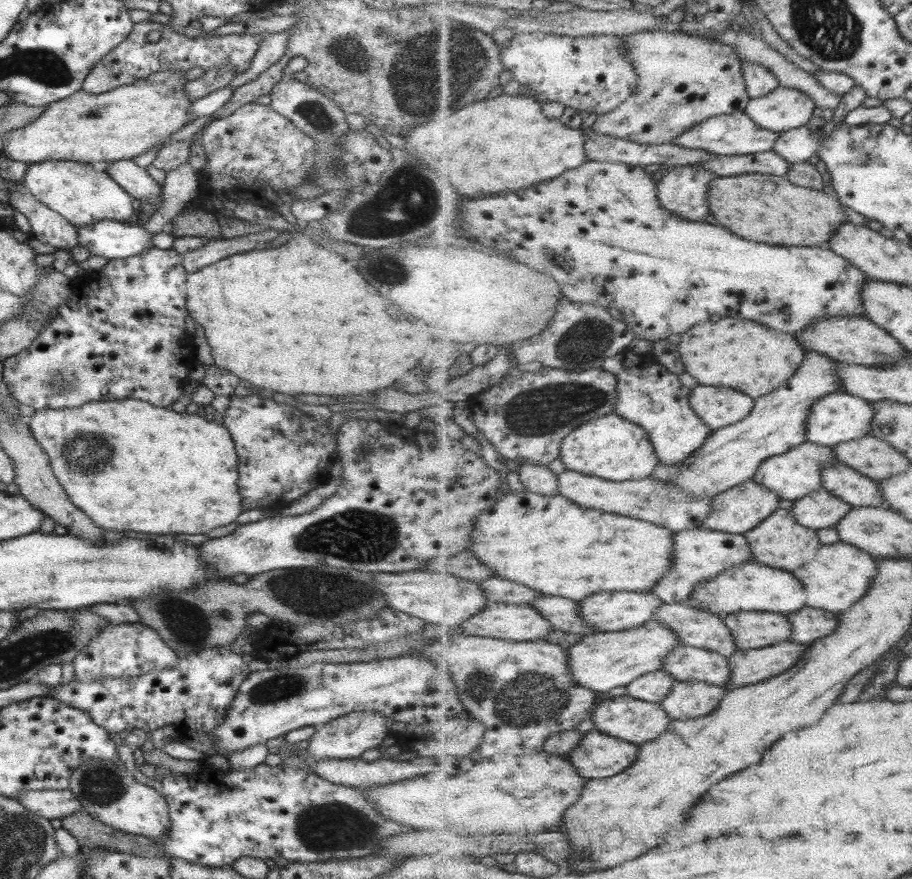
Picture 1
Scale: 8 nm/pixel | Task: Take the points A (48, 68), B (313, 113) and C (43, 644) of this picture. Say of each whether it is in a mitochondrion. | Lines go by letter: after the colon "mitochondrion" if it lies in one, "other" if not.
A: mitochondrion
B: mitochondrion
C: mitochondrion

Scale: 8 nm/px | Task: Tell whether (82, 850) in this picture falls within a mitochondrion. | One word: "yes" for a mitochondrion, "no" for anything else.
no

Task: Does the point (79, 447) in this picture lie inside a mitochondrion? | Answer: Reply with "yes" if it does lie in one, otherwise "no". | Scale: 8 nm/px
yes

